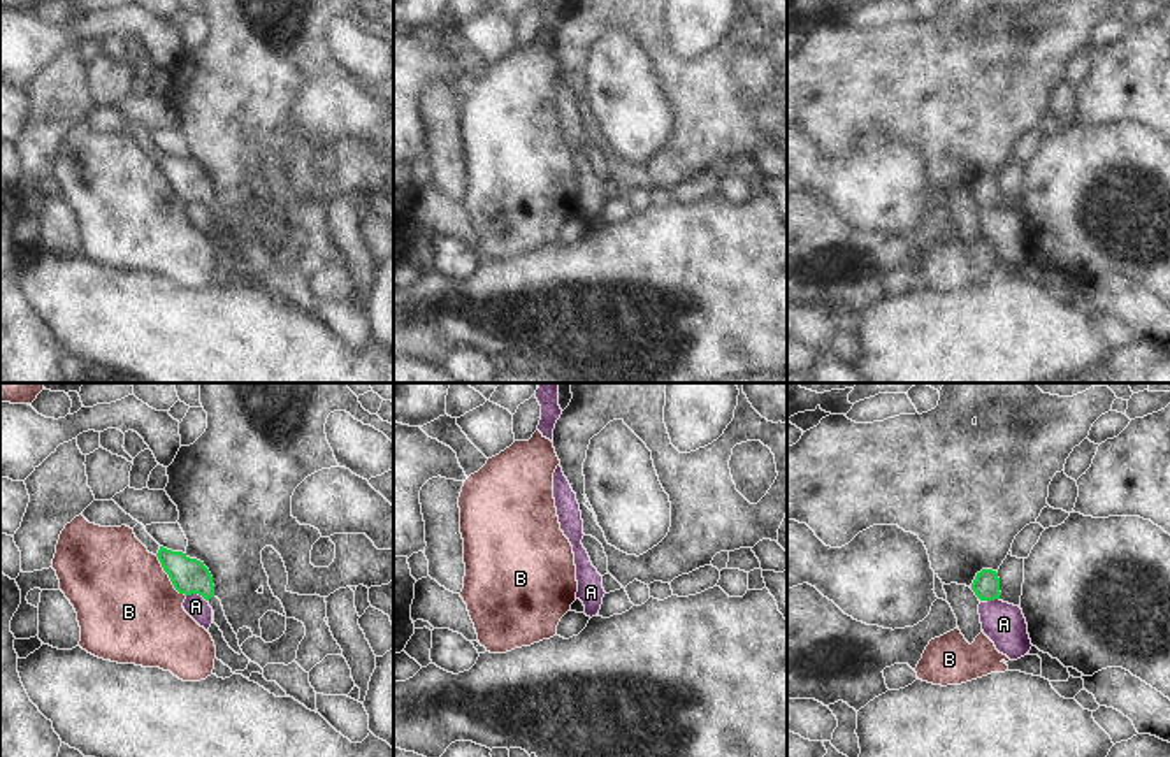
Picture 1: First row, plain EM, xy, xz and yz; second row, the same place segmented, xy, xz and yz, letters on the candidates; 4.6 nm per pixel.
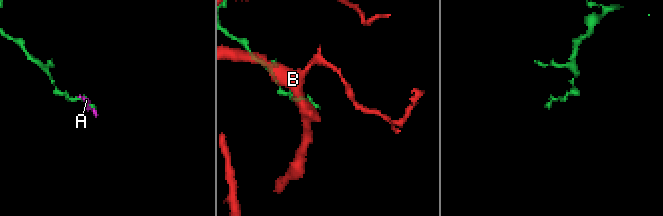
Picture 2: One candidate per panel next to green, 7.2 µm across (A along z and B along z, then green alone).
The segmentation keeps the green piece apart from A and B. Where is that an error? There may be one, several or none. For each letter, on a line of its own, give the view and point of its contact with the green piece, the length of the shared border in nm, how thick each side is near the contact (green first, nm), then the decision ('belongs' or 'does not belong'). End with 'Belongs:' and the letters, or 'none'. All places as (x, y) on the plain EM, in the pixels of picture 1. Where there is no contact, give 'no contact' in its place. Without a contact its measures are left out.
A: contact xy (197, 199); length 100 nm; calibres 160 and 100 nm; does not belong
B: contact xy (169, 183); length 240 nm; calibres 160 and 480 nm; does not belong
Belongs: none

